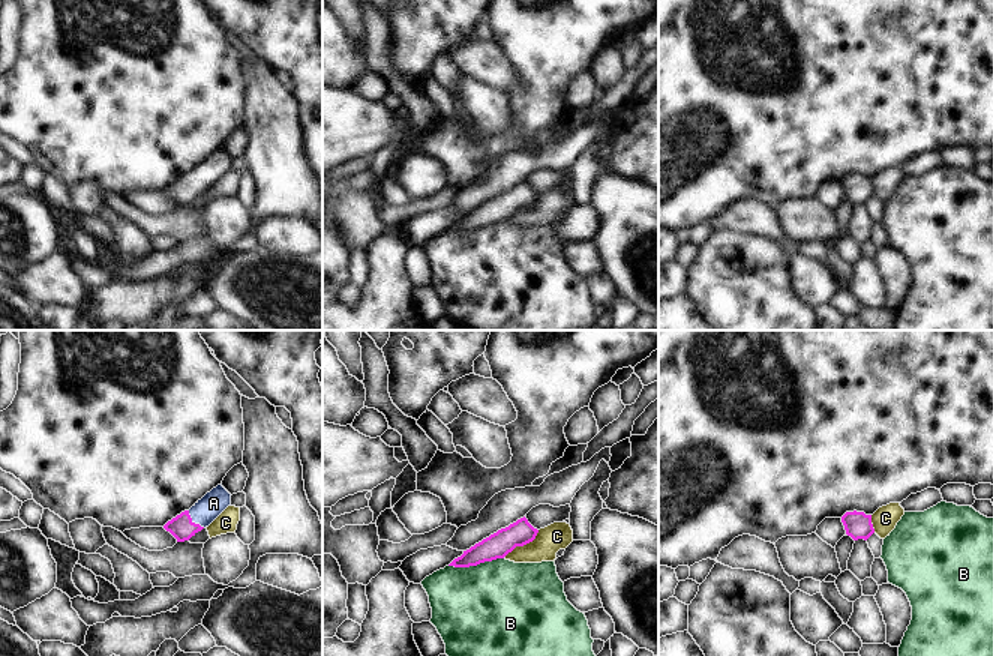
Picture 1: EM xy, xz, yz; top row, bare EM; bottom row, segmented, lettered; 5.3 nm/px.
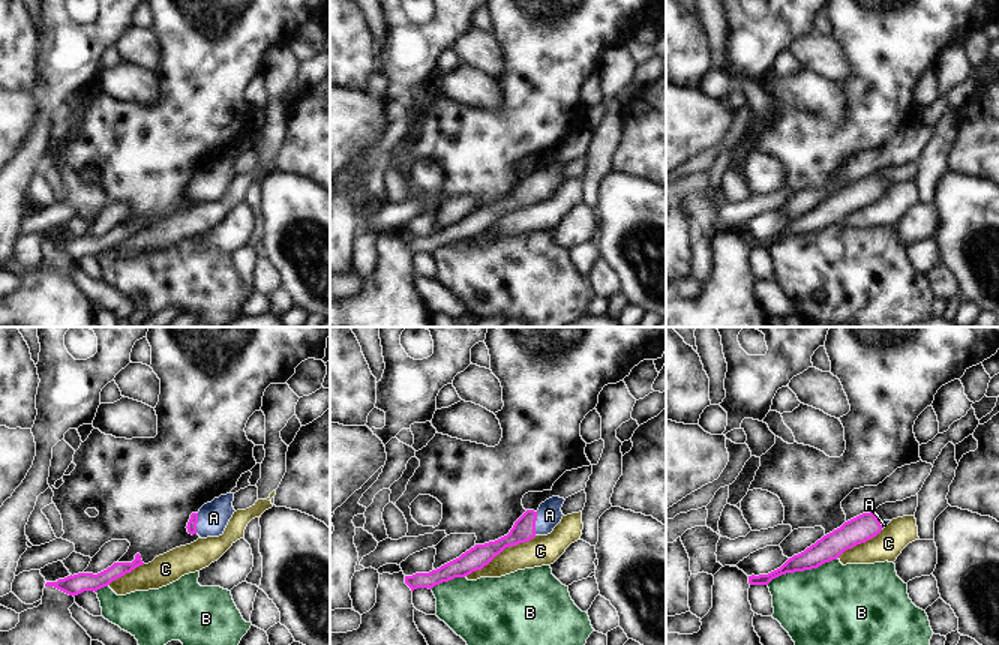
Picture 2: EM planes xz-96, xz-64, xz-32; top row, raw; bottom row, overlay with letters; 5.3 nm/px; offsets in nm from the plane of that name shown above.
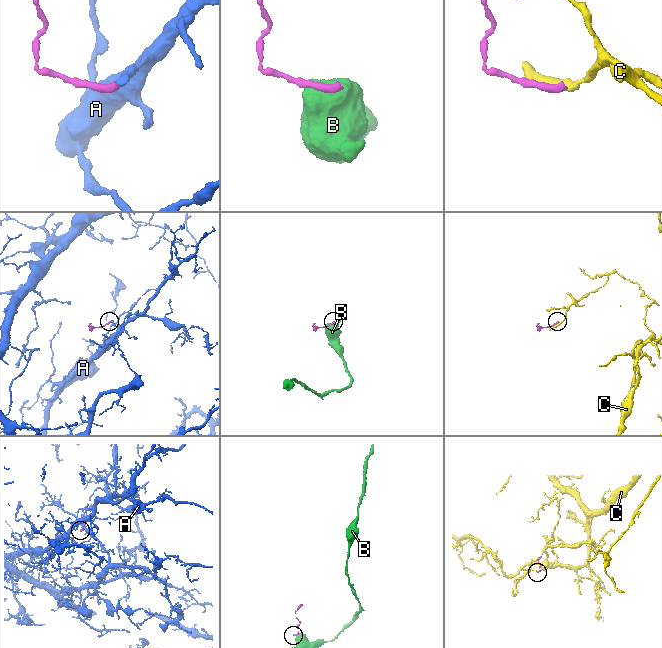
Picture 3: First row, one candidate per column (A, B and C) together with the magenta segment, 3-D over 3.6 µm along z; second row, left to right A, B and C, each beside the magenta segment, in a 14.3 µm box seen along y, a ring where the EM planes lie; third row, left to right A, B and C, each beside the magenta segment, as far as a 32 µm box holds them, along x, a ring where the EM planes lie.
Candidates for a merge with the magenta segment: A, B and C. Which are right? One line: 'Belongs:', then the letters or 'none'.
Belongs: A

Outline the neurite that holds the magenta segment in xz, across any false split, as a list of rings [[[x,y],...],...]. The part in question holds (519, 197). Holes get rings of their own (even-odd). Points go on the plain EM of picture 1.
[[[524,180],[464,215],[464,218],[454,222],[448,230],[470,231],[484,225],[504,222],[516,210],[532,206],[537,197],[538,194]]]

